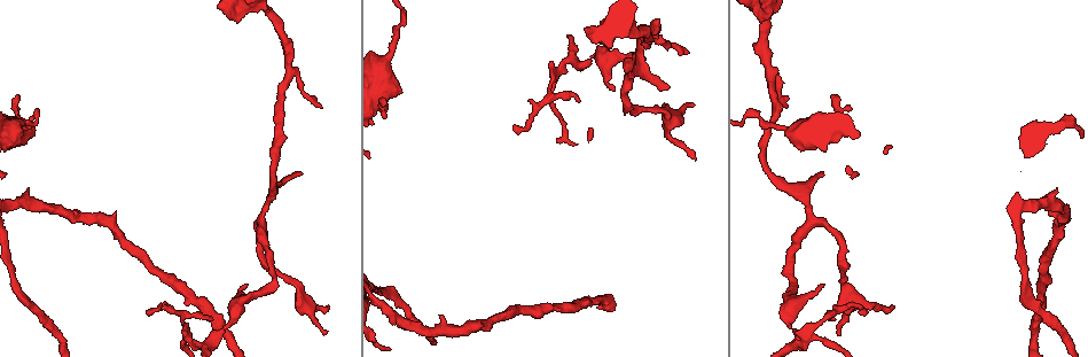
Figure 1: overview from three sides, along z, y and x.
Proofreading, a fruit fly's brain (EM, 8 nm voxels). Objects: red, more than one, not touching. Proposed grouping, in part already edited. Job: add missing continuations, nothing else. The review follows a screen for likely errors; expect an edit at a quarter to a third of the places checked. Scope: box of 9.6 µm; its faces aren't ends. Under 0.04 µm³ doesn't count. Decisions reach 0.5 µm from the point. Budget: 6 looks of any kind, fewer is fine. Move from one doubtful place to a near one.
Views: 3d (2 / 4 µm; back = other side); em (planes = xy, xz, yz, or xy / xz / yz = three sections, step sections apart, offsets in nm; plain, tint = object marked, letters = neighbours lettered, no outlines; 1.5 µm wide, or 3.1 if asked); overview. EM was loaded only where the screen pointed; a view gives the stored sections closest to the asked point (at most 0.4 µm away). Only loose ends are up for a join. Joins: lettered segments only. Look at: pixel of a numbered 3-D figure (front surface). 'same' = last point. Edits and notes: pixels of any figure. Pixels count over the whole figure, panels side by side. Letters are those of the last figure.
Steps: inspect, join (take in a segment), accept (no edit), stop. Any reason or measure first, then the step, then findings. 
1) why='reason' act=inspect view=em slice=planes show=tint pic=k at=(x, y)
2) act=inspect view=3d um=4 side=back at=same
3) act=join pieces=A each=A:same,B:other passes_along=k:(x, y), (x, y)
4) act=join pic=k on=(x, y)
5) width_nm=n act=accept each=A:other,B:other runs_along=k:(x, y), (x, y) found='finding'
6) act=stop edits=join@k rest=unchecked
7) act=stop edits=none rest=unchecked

why='branch stops here' act=inspect view=3d um=2 pic=1 at=(384, 106)

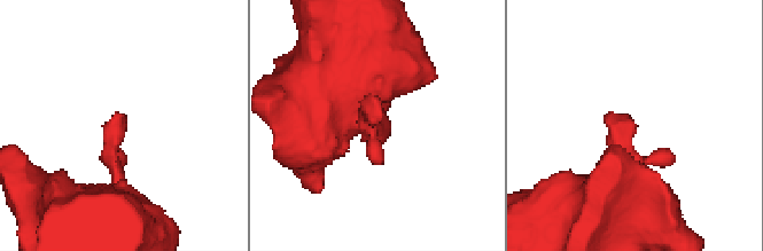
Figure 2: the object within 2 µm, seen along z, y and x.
why='now the EM' act=inspect view=em slice=planes show=tint pic=2 at=(380, 118)

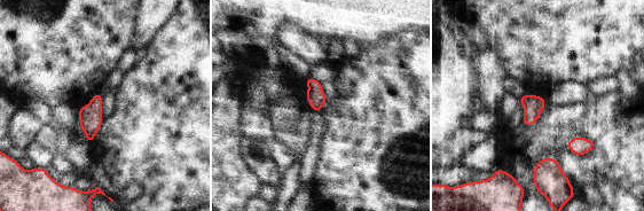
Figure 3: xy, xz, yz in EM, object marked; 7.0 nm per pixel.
act=inspect view=em slice=planes show=letters at=same

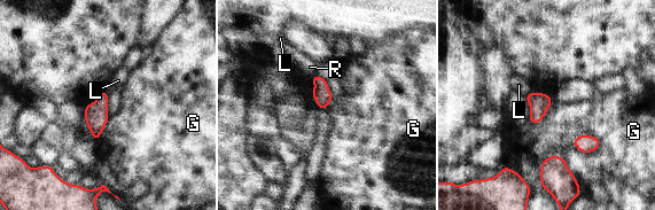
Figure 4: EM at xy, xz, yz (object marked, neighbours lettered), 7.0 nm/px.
act=accept each=G:other,L:other,R:other found='no lettered segment goes on from it'

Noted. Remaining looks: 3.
why='free end' act=inspect view=3d um=4 pic=1 at=(693, 106)

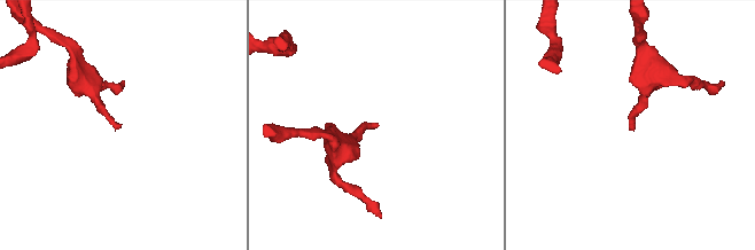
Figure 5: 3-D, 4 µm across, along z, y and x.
why='shape alone is not enough' act=inspect view=em slice=xz step=4 show=letters pic=5 at=(376, 126)

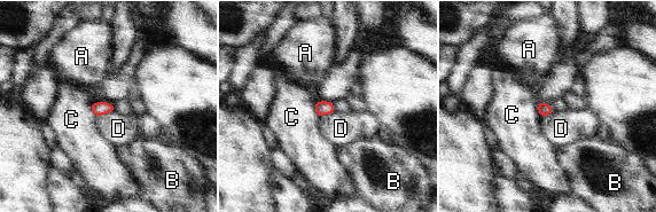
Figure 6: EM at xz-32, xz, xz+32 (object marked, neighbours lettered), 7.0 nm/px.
act=accept each=A:other,B:other,C:other,D:other found='none of them fits'

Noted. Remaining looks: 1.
act=stop edits=none rest=unchecked

